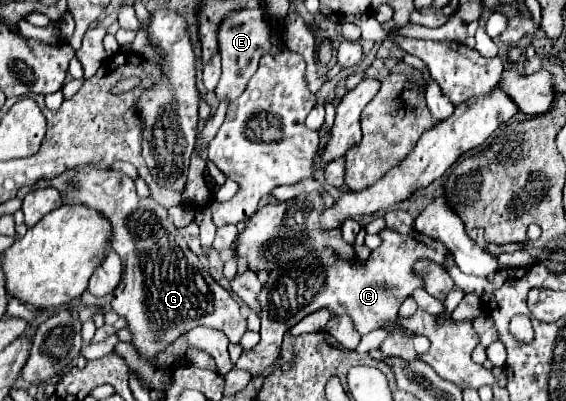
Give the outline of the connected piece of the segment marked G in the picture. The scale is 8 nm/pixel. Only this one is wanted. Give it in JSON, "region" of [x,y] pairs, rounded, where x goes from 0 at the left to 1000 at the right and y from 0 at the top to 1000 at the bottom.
{"region":[[[138,414],[138,419],[110,429],[95,449],[74,449],[60,469],[81,469],[81,464],[95,464],[106,479],[113,509],[117,504],[148,509],[170,524],[177,539],[184,539],[194,554],[198,564],[194,608],[216,648],[216,698],[208,718],[201,723],[201,778],[226,798],[226,818],[237,833],[237,848],[233,848],[237,863],[254,888],[261,888],[265,903],[279,873],[290,873],[297,858],[304,858],[314,843],[318,828],[325,828],[329,818],[343,818],[343,813],[367,813],[367,818],[385,818],[385,823],[392,813],[392,823],[403,828],[403,845],[408,855],[424,855],[435,828],[435,798],[424,783],[420,753],[410,743],[403,723],[382,708],[382,698],[360,668],[357,648],[332,618],[325,589],[318,589],[314,569],[300,554],[293,519],[272,504],[269,494],[247,494],[240,484],[240,464],[233,444],[198,419],[187,424],[187,419],[166,419],[166,414]]]}

